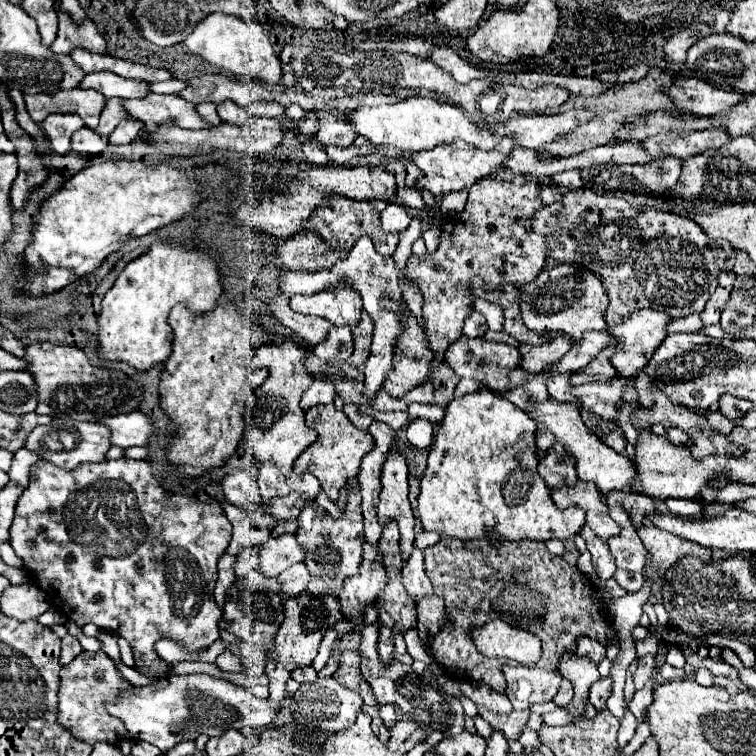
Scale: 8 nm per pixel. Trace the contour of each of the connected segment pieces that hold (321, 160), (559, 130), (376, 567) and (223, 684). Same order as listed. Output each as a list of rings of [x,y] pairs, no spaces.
[[[311,138],[309,142],[305,142],[303,152],[305,152],[307,160],[311,164],[315,164],[315,166],[329,166],[331,164],[331,160],[329,160],[329,156],[325,152],[325,146],[317,138]]]
[[[589,108],[567,110],[553,116],[515,116],[505,122],[505,134],[515,134],[519,146],[537,150],[539,146],[565,136],[575,126],[589,122],[593,116],[595,112]]]
[[[363,560],[359,566],[359,574],[347,578],[339,592],[339,600],[347,620],[359,624],[365,606],[377,600],[385,584],[387,584],[387,570],[381,564],[381,560],[373,560],[373,562]]]
[[[209,674],[165,676],[155,684],[125,692],[119,702],[107,704],[107,710],[127,724],[133,738],[145,740],[161,752],[169,752],[181,740],[195,740],[199,734],[219,736],[229,728],[241,730],[243,726],[263,730],[279,714],[271,698],[257,698],[245,686]]]

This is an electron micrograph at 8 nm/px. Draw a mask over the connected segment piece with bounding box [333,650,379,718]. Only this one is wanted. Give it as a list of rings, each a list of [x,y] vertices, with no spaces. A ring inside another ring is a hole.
[[[345,650],[341,656],[341,664],[337,668],[337,672],[333,674],[333,678],[341,684],[345,684],[347,688],[353,688],[357,692],[361,692],[361,696],[365,698],[365,706],[363,712],[371,714],[373,718],[379,718],[379,704],[375,702],[375,694],[369,686],[369,682],[361,676],[361,654],[357,650]]]

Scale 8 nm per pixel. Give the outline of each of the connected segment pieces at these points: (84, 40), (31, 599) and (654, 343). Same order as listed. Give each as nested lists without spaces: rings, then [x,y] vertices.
[[[59,12],[59,32],[55,42],[51,44],[51,50],[57,54],[69,54],[75,48],[107,54],[105,38],[99,34],[93,22],[85,20],[81,26],[75,26],[67,14]]]
[[[25,582],[21,586],[11,584],[1,596],[1,612],[21,622],[39,618],[43,612],[49,610],[49,606],[51,604],[47,600],[47,594],[31,582]]]
[[[645,308],[633,312],[623,324],[615,328],[607,326],[609,332],[615,332],[617,344],[623,346],[621,352],[611,356],[611,362],[621,376],[631,378],[647,366],[655,348],[659,348],[663,342],[671,320],[673,318],[667,312]]]

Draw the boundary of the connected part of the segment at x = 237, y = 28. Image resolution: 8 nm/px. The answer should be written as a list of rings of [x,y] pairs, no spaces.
[[[211,14],[203,22],[199,22],[189,38],[183,42],[189,52],[201,56],[213,66],[219,66],[221,70],[227,70],[235,76],[247,76],[251,80],[257,80],[261,84],[273,86],[281,80],[281,62],[273,52],[273,46],[269,38],[265,36],[263,28],[255,22],[247,22],[239,16],[229,14]]]

